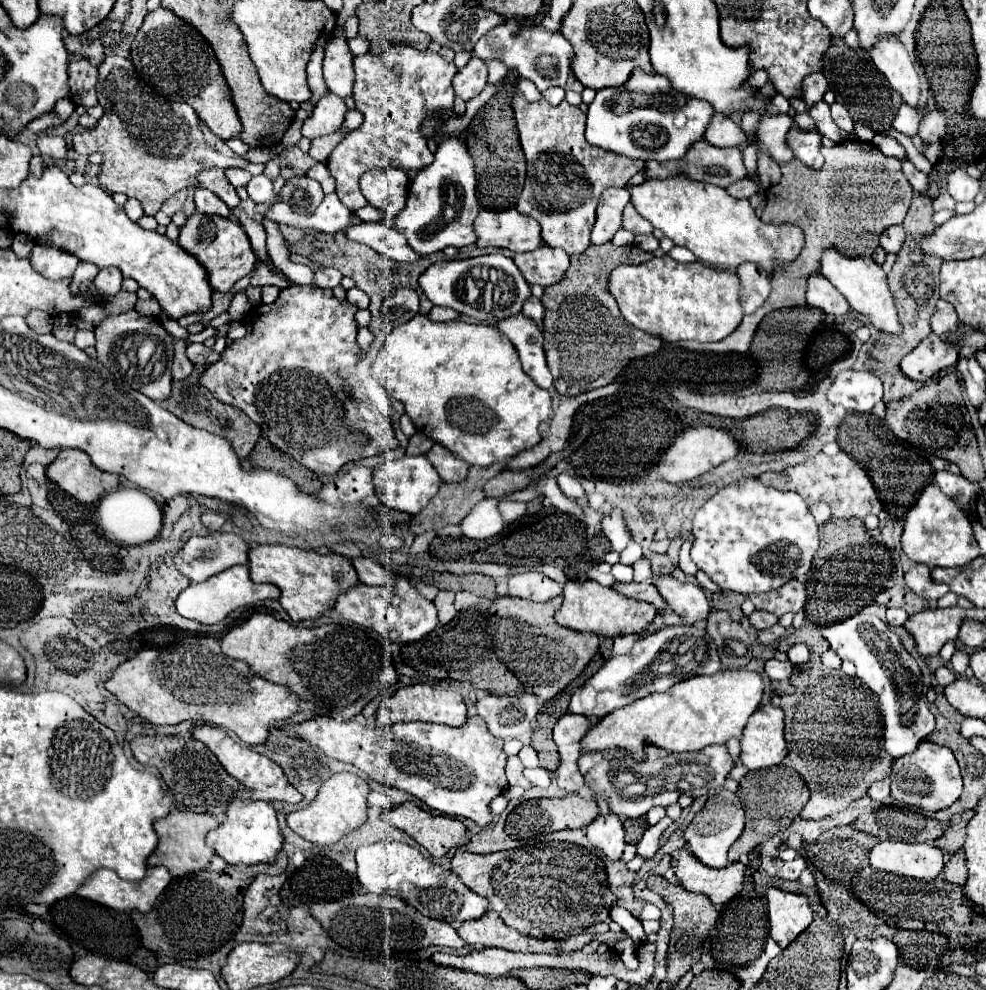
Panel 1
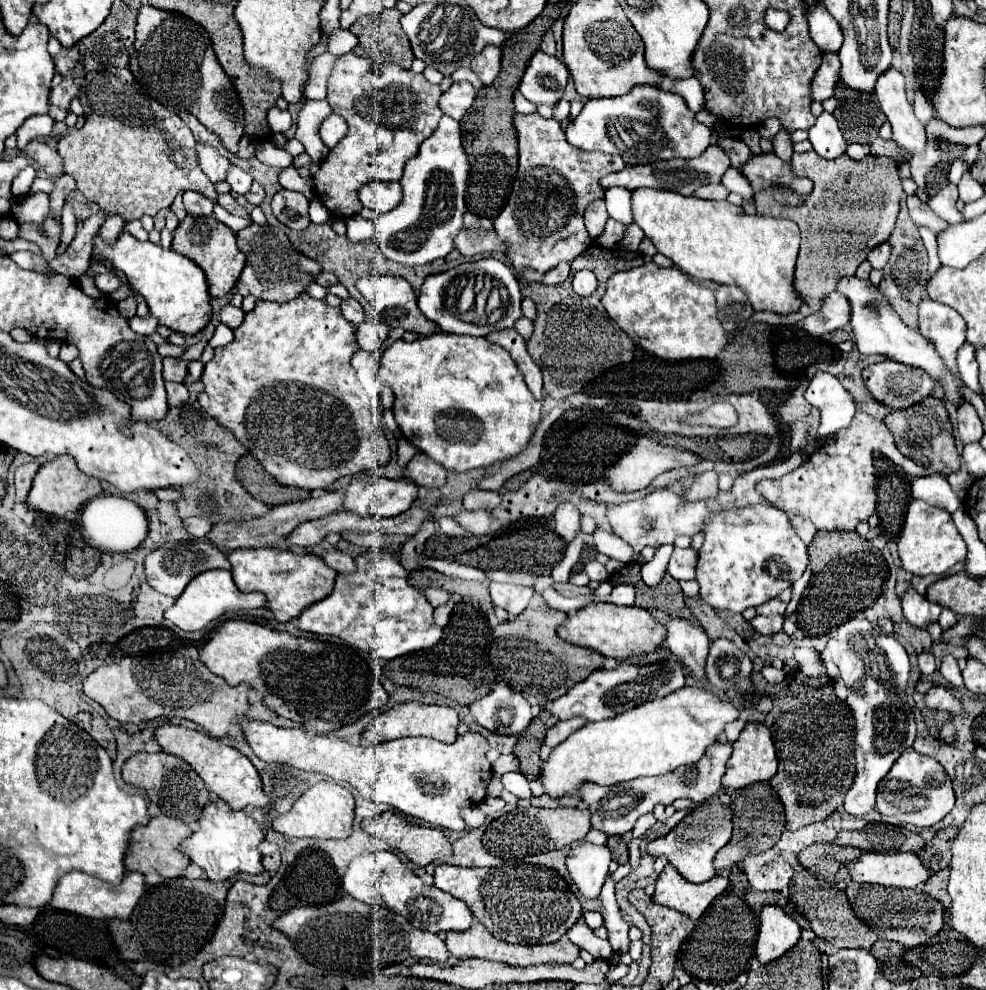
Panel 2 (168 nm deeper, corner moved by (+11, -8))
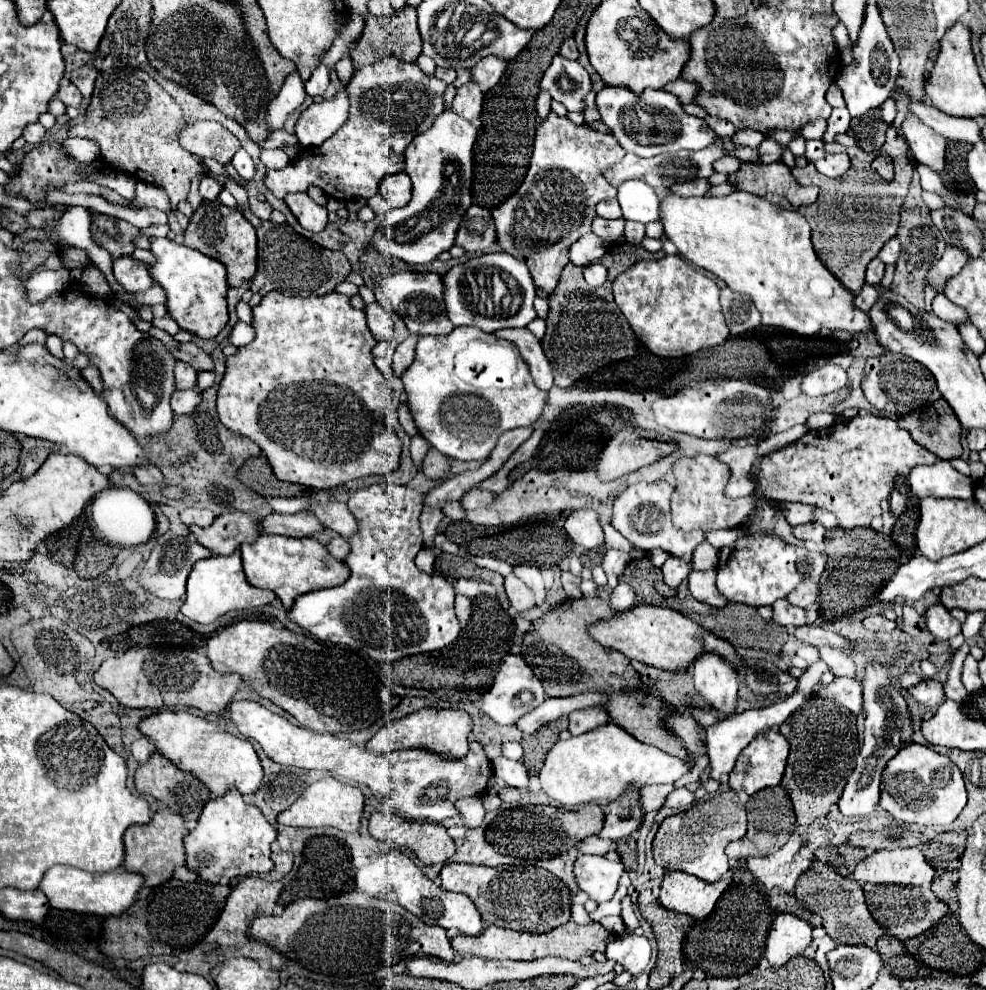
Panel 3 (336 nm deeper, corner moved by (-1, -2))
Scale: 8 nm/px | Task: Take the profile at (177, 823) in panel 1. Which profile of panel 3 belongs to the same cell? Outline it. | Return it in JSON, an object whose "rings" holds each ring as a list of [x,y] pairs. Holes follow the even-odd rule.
{"rings":[[[159,809],[155,811],[153,819],[145,825],[133,825],[125,831],[125,871],[135,871],[145,875],[145,887],[157,887],[173,877],[175,867],[185,865],[185,851],[183,851],[183,837],[189,833],[185,827],[185,819],[171,811]]]}

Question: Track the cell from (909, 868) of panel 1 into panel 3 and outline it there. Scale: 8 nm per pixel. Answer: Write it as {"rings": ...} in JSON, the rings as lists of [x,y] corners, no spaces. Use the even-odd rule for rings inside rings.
{"rings":[[[919,847],[875,851],[857,863],[853,877],[863,883],[897,883],[927,887],[933,881],[933,867],[925,861]]]}

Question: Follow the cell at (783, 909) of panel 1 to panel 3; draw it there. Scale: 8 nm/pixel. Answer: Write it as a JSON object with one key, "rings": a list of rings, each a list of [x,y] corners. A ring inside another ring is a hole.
{"rings":[[[791,913],[775,917],[767,935],[765,957],[771,967],[785,965],[791,957],[803,953],[811,943],[811,925]]]}

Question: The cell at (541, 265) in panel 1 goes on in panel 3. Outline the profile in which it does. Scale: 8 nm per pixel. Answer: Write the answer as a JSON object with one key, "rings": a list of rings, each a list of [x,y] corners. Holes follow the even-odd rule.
{"rings":[[[593,233],[585,235],[571,247],[571,263],[585,267],[585,265],[597,261],[605,253],[605,249],[607,249],[605,241],[601,241],[597,235],[593,235]]]}

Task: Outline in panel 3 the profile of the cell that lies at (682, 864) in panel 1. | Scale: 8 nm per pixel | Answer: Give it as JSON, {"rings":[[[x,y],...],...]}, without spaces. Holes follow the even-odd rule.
{"rings":[[[669,871],[663,879],[659,901],[671,911],[687,913],[695,919],[705,919],[729,885],[729,877],[719,879],[715,883],[707,883],[683,871]]]}

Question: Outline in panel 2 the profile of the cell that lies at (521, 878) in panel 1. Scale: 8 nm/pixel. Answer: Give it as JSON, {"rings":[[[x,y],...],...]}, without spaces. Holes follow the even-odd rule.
{"rings":[[[439,865],[433,873],[433,885],[467,903],[473,917],[487,927],[493,937],[507,943],[539,945],[555,943],[581,919],[579,899],[569,891],[563,877],[549,867],[483,867],[465,869]],[[545,875],[545,877],[543,877]],[[521,907],[521,909],[515,909]]]}

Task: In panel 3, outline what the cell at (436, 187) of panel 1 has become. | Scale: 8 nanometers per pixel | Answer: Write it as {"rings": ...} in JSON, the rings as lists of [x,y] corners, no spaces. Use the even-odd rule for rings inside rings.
{"rings":[[[447,109],[425,133],[419,133],[411,141],[405,151],[405,173],[413,183],[413,199],[401,209],[391,209],[375,231],[373,245],[383,255],[419,265],[437,259],[455,245],[457,229],[471,207],[475,139],[477,127]]]}

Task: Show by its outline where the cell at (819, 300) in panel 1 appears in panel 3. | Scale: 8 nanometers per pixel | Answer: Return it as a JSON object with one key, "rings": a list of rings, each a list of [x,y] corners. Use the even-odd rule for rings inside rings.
{"rings":[[[865,283],[865,285],[861,287],[861,291],[855,295],[853,305],[855,305],[857,309],[861,309],[861,311],[867,313],[867,311],[871,309],[871,305],[877,301],[877,297],[879,297],[879,289],[873,287],[873,285],[869,285],[869,283]]]}

